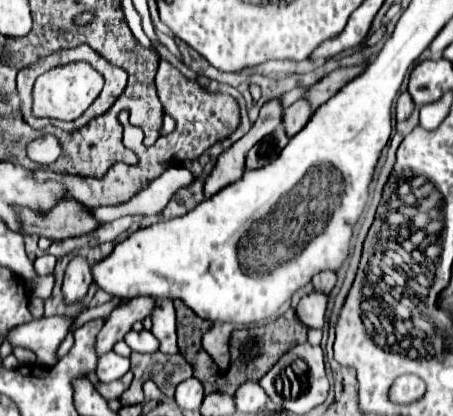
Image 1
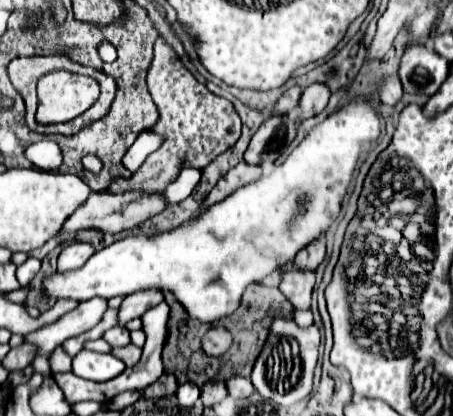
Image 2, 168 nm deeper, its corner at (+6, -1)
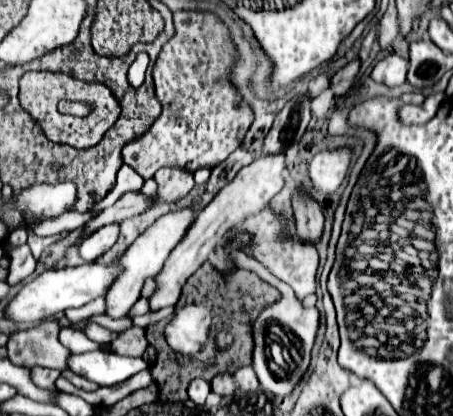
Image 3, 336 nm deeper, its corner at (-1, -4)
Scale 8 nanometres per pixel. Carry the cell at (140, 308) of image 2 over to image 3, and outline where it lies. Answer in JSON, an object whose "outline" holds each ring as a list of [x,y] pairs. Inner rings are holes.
{"outline":[[[285,153],[263,155],[263,157],[255,159],[251,165],[243,167],[237,173],[237,177],[231,183],[227,183],[205,209],[201,209],[197,213],[197,217],[195,217],[193,225],[189,227],[187,235],[173,249],[173,253],[167,259],[167,265],[161,269],[159,277],[155,277],[157,279],[157,289],[149,297],[151,311],[157,311],[157,309],[163,309],[167,305],[175,305],[177,303],[177,299],[181,295],[181,287],[185,285],[185,281],[211,257],[213,249],[223,243],[223,239],[229,233],[229,229],[239,225],[247,217],[259,213],[283,189],[283,183],[285,183],[283,181],[283,171],[285,171]]]}

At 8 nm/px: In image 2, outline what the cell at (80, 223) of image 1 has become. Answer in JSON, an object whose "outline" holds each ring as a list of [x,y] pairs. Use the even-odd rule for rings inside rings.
{"outline":[[[90,192],[88,200],[72,214],[66,218],[58,234],[76,234],[80,230],[100,230],[104,234],[118,234],[124,230],[130,230],[134,226],[140,226],[140,222],[160,214],[166,208],[166,202],[162,200],[160,194],[122,194],[122,196],[112,196],[112,194],[102,194],[102,192]]]}

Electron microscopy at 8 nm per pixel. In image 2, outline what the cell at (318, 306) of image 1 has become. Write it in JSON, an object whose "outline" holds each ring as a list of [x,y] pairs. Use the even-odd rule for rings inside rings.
{"outline":[[[284,268],[280,290],[296,310],[310,310],[314,272],[298,272],[296,268]]]}

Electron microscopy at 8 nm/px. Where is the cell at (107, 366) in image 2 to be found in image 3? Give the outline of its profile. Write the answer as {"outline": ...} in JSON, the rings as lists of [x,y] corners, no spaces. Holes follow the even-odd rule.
{"outline":[[[89,351],[71,355],[67,359],[67,369],[99,385],[115,385],[131,375],[147,369],[149,365],[139,357],[121,357],[111,351]]]}

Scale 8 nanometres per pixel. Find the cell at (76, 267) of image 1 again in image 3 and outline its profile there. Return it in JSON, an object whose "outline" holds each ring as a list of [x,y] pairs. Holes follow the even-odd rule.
{"outline":[[[117,223],[115,225],[105,225],[99,231],[95,231],[93,235],[89,235],[87,239],[83,239],[79,243],[81,257],[87,259],[87,261],[93,261],[93,259],[101,257],[105,251],[109,251],[115,245],[115,241],[119,237],[119,231],[121,229],[119,229]]]}

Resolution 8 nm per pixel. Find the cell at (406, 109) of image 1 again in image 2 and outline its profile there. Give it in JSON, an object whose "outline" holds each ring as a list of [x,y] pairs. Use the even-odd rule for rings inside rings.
{"outline":[[[386,76],[384,78],[384,84],[380,86],[380,98],[384,104],[388,106],[396,106],[402,98],[402,84],[400,84],[400,78],[398,76]]]}

